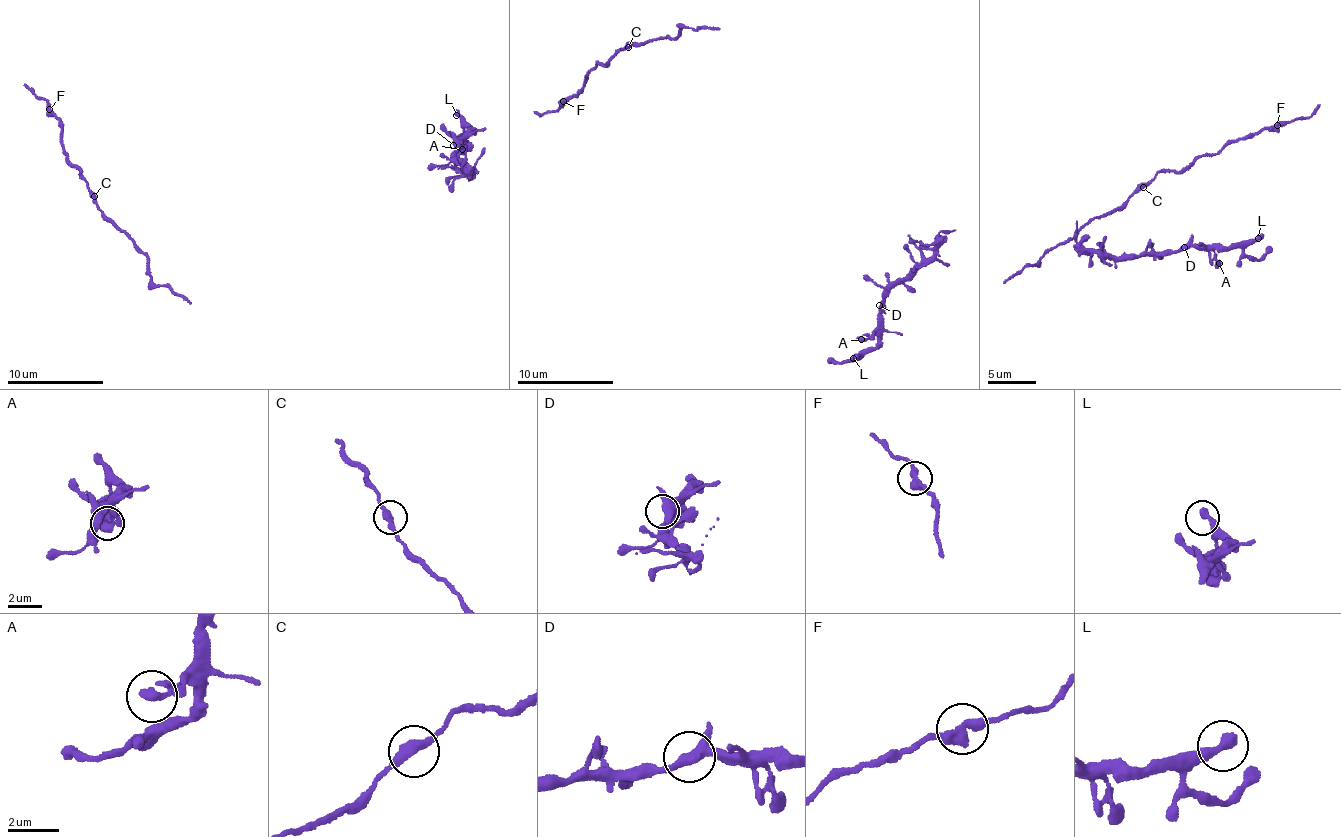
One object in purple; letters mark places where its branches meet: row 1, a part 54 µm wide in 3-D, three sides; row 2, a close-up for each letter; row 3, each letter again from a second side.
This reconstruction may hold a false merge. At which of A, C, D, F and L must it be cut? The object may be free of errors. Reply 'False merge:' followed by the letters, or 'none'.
False merge: none

